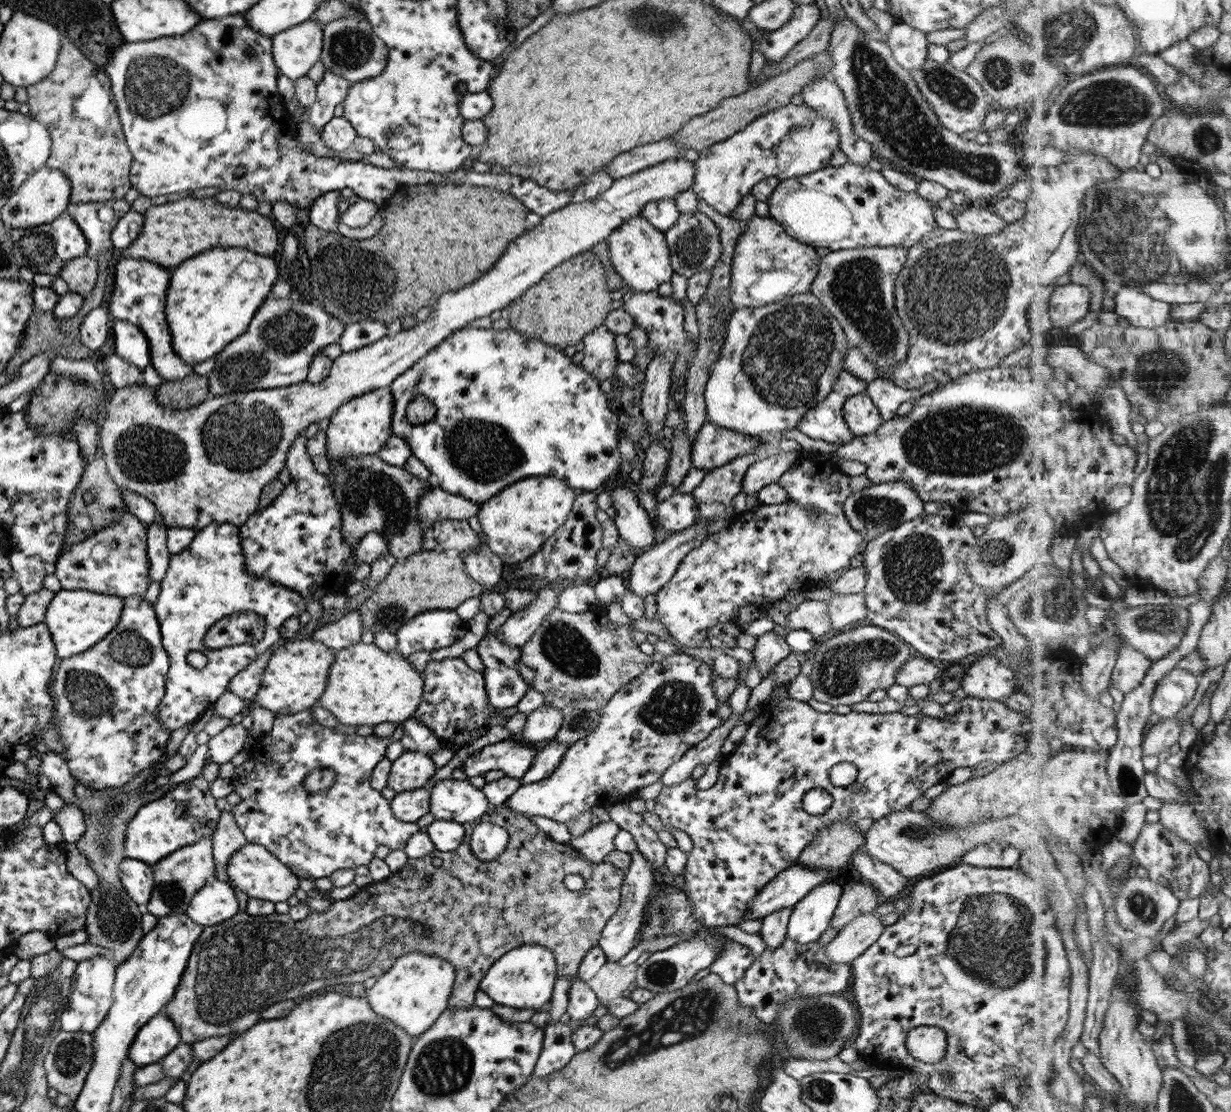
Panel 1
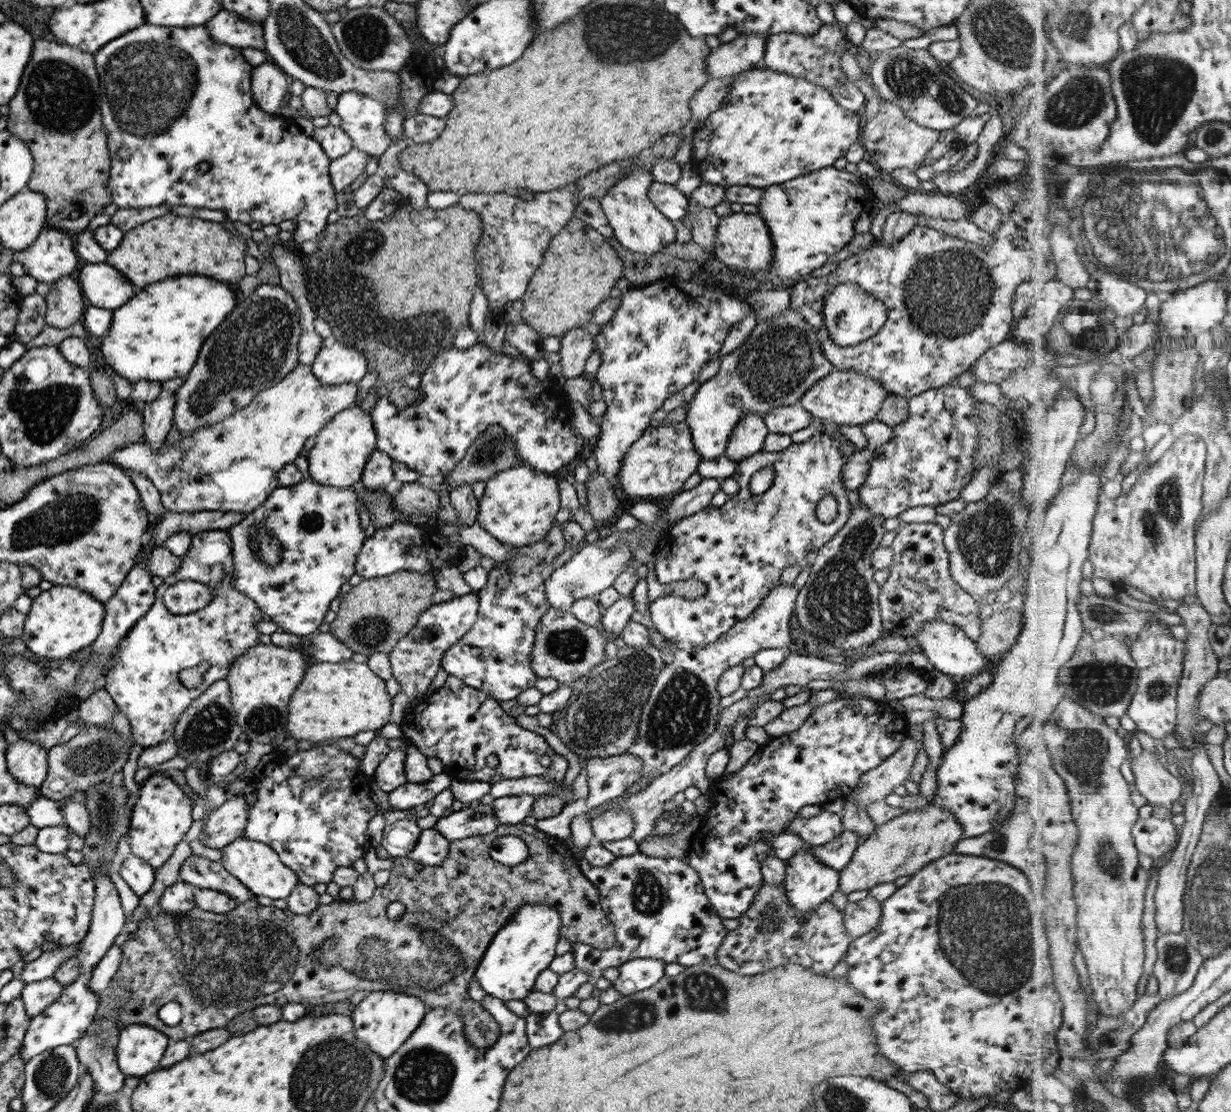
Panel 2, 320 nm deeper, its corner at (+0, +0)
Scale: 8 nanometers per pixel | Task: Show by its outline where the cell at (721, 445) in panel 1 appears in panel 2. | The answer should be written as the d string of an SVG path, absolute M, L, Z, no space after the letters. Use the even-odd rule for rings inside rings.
M685 421L669 422L664 425L651 422L641 437L635 440L624 457L621 457L617 471L617 486L621 492L631 498L646 498L648 500L665 500L669 496L680 493L683 482L696 472L701 462L698 452L693 448L689 427Z

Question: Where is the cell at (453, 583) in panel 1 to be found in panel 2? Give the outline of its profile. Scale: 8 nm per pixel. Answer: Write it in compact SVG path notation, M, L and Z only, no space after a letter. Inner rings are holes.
M399 570L373 579L362 579L341 594L340 610L329 623L329 633L356 654L366 657L375 652L388 653L415 624L423 609L431 605L437 588L426 572Z

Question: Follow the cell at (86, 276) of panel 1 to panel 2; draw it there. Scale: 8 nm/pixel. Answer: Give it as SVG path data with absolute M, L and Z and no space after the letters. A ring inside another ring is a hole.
M75 274L62 276L49 285L49 293L44 297L44 321L47 326L63 330L80 321L84 308L83 294Z

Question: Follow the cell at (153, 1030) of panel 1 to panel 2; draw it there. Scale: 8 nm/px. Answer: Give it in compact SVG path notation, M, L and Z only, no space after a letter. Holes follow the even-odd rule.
M126 1025L113 1046L116 1065L125 1077L142 1077L157 1068L169 1043L168 1037L149 1025Z

